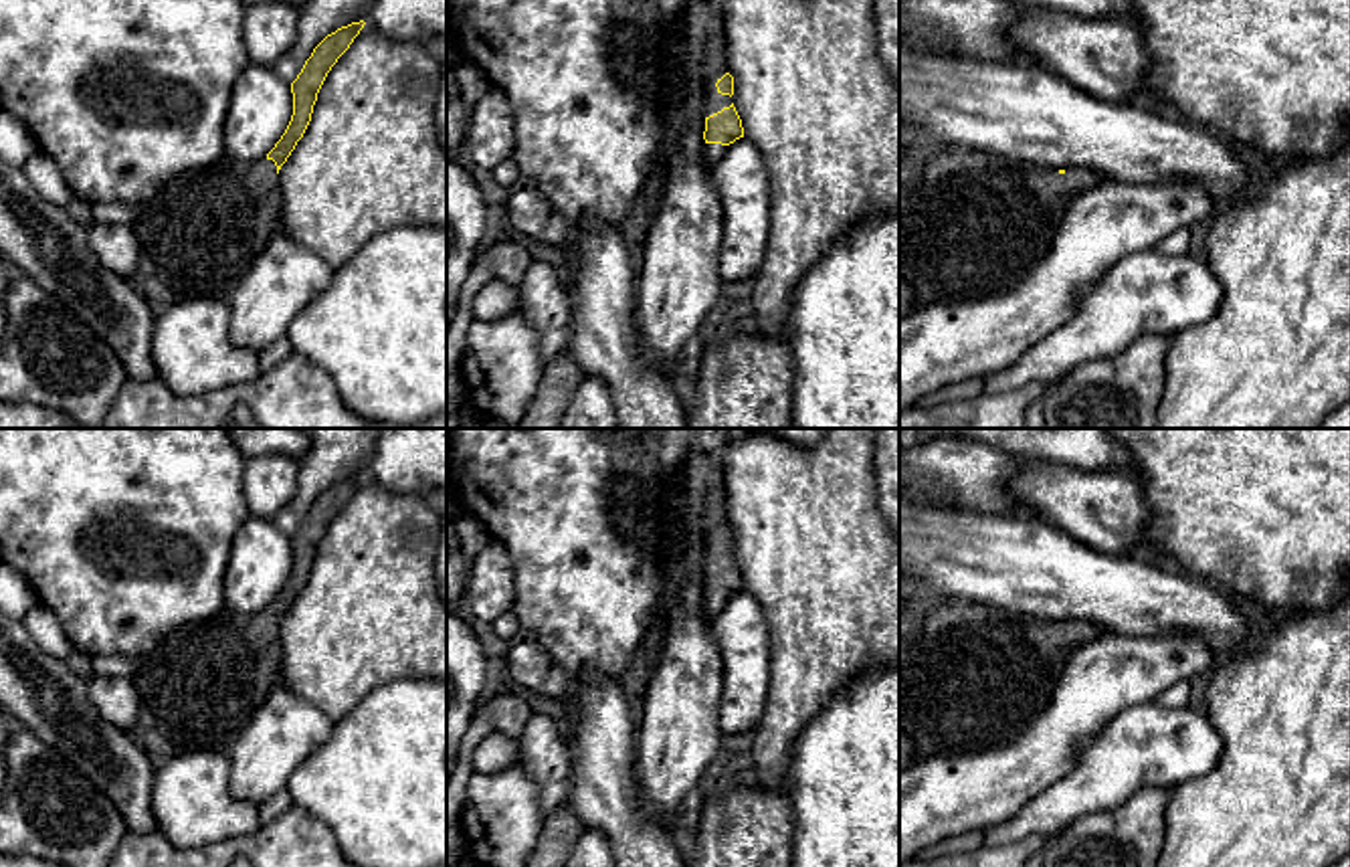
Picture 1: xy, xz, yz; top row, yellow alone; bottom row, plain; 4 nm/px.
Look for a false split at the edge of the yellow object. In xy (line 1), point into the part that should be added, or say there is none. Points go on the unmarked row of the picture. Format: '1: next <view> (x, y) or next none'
1: next xy (199, 688)

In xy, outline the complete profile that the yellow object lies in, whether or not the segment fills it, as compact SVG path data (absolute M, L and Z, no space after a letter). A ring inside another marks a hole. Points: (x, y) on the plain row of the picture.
M360 473L342 479L313 501L291 536L291 574L265 612L245 616L222 608L208 620L172 631L150 655L135 663L133 681L139 693L139 711L131 736L150 756L170 760L198 750L230 752L247 721L281 677L279 622L305 586L327 525L350 501L364 477Z

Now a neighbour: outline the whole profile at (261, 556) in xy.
M251 515L234 534L224 574L224 608L253 616L285 586L293 568L291 536L273 519Z

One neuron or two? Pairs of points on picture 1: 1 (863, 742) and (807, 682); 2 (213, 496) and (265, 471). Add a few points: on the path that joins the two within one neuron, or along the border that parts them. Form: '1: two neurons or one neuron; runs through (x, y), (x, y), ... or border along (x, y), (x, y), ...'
1: two neurons; border along (863, 671), (841, 686), (797, 738)
2: two neurons; border along (245, 459), (243, 500), (251, 514)

